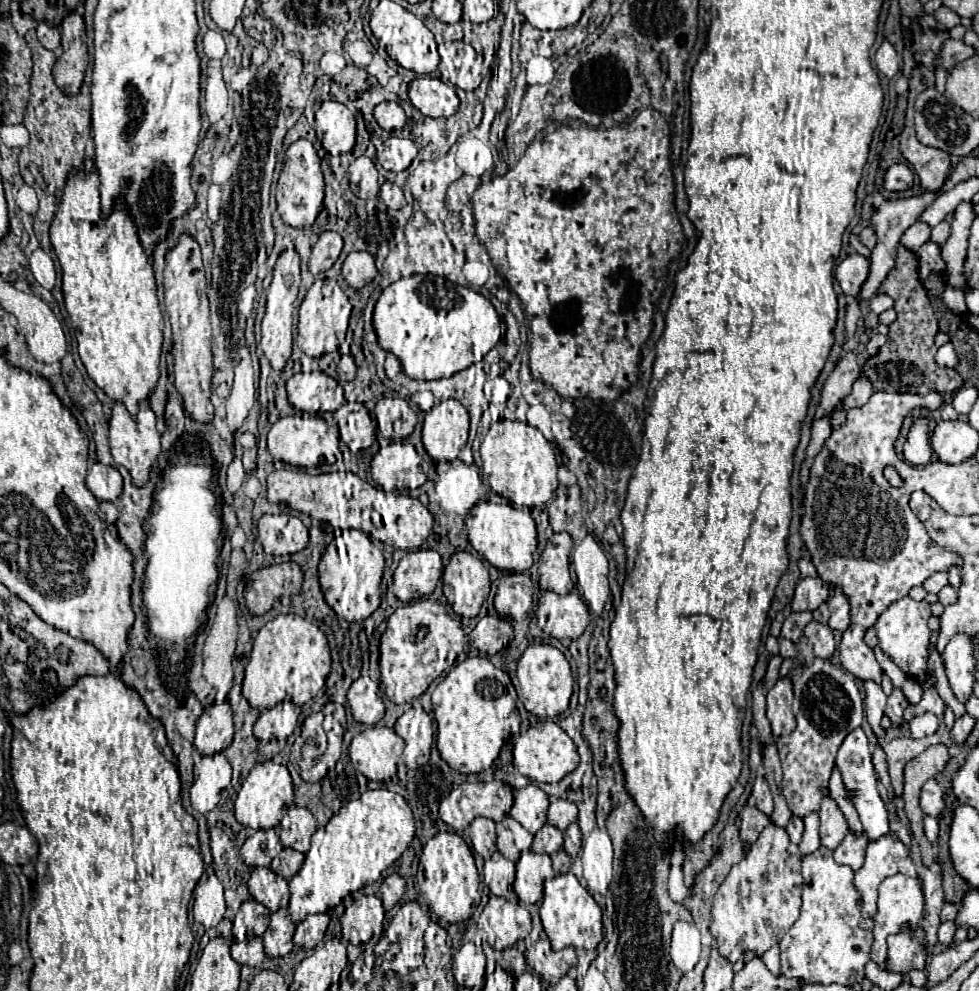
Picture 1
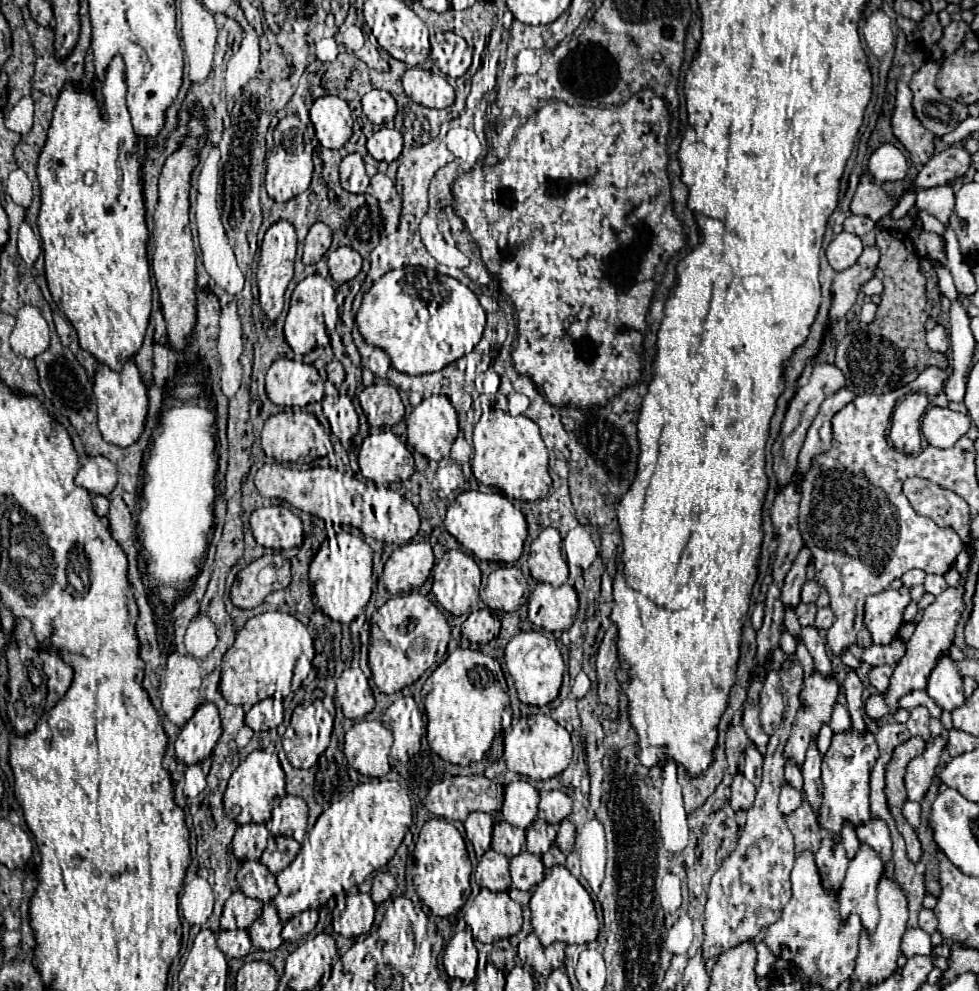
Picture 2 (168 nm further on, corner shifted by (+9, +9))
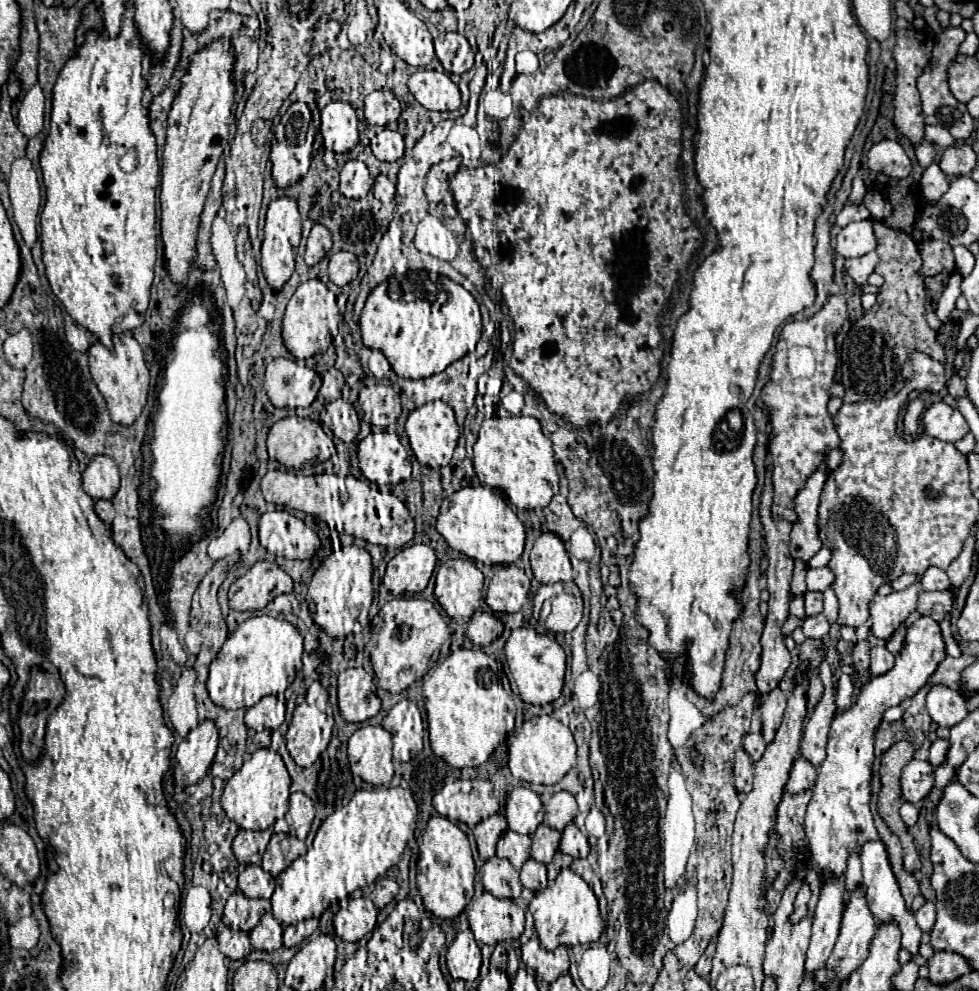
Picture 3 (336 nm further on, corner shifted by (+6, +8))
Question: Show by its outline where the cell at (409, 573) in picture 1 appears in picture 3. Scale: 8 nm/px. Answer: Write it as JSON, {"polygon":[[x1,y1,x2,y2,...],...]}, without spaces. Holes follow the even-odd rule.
{"polygon":[[406,546,386,566,382,584,392,596,412,596,428,586,434,572,436,556,430,546]]}

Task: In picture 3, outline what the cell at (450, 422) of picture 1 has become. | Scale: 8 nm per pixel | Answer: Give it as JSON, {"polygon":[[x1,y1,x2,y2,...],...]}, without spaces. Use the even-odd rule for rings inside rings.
{"polygon":[[436,400,436,402,428,402,428,404,416,408,414,412,410,412,410,416,406,420,406,434,410,438,410,448,420,464,430,466,430,468,442,468,452,460,454,448,458,444,460,428,456,424,454,410,446,402]]}

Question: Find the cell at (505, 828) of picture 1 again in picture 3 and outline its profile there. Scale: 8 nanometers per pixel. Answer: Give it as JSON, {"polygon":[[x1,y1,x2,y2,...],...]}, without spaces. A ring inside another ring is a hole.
{"polygon":[[512,830,504,832,504,836,498,842,498,858,510,860,510,864,520,870,520,866,530,858,530,838,516,834]]}

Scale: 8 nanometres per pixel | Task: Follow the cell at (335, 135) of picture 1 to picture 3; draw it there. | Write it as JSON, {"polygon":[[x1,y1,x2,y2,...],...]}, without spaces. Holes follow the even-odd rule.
{"polygon":[[330,102,322,110,322,126,320,126,324,146,336,154,350,152,354,144,354,136,358,136,358,118,350,104,346,102]]}

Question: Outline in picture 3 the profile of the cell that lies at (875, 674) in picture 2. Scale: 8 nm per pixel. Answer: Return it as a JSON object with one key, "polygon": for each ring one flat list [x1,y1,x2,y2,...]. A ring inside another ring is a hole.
{"polygon":[[884,644,870,648,870,658,872,658,872,662,870,662,870,674,872,676,886,674,894,666,894,654,888,652]]}

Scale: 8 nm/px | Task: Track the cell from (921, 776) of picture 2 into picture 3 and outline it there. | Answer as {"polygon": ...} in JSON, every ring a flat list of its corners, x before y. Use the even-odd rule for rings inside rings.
{"polygon":[[910,760,902,770,902,798,906,802,922,802,934,786,934,768,928,760]]}

